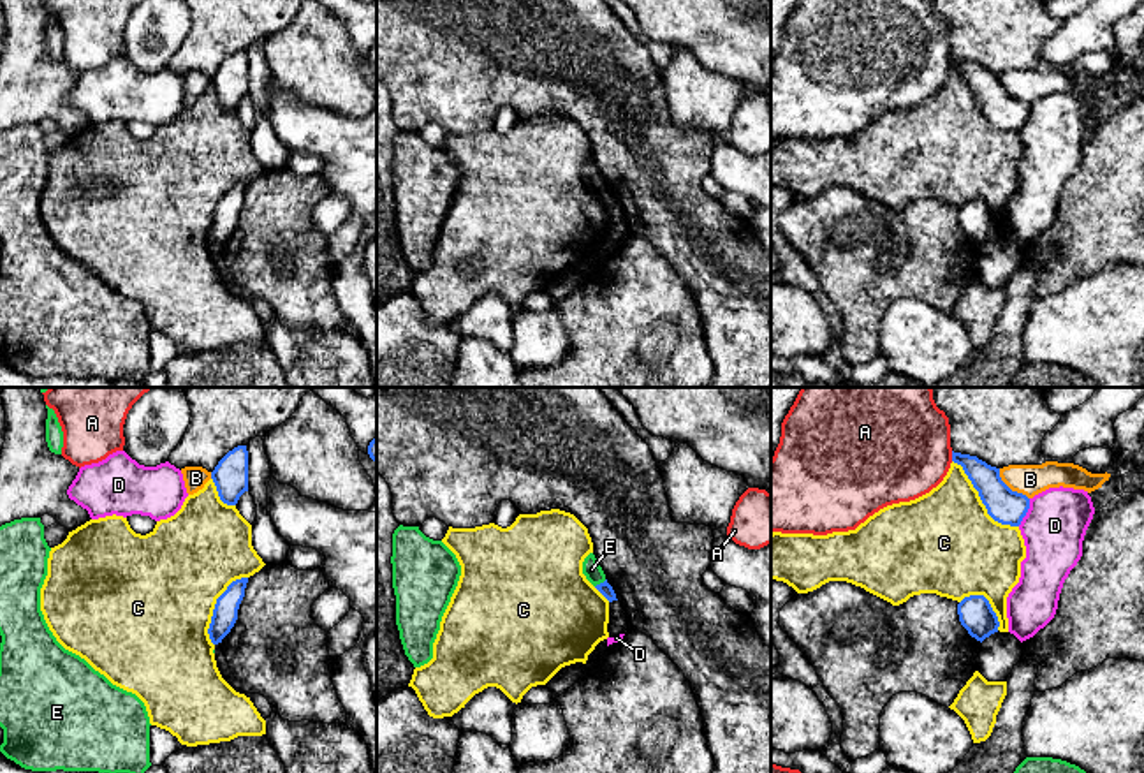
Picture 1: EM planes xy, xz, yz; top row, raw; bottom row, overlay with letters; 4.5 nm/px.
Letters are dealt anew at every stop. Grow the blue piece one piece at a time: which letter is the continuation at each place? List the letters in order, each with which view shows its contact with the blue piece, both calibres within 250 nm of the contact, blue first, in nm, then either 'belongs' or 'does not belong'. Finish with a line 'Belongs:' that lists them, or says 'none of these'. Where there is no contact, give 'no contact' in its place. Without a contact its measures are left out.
A: yz | 140/460 nm | does not belong
B: yz | 160/140 nm | does not belong
C: yz | 160/460 nm | does not belong
D: yz | 160/280 nm | does not belong
E: xz | 60/90 nm | does not belong
Belongs: none of these

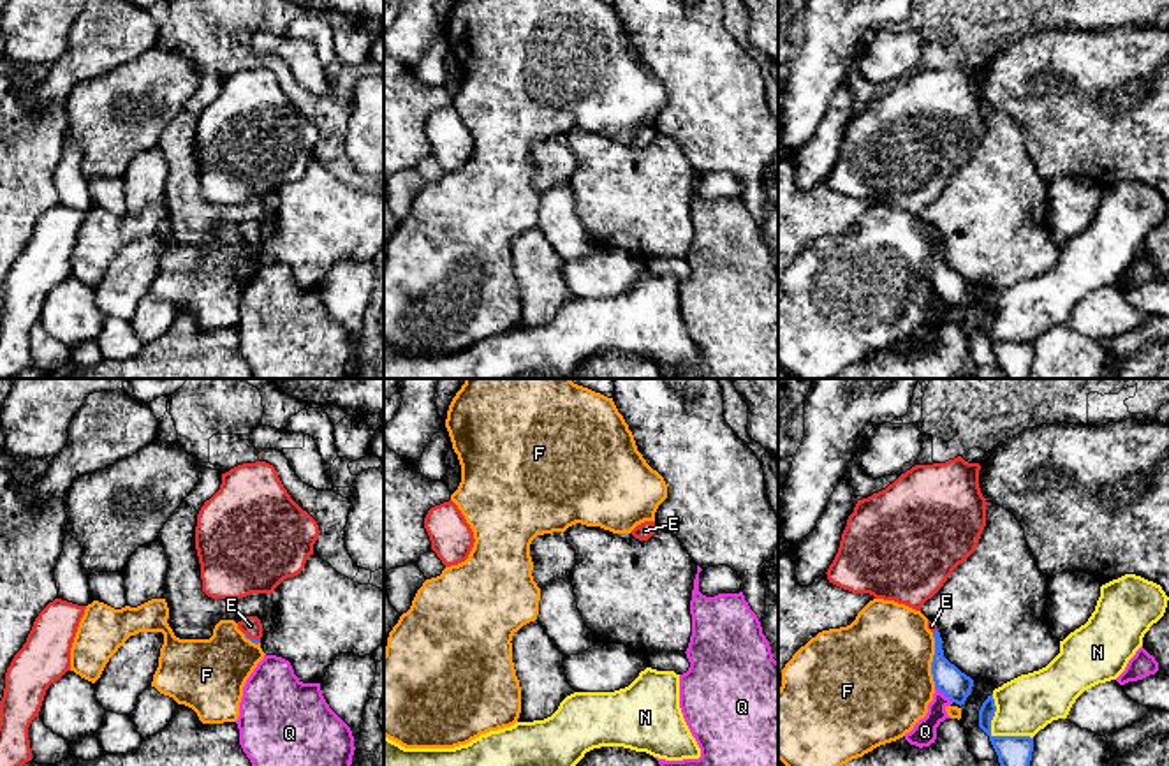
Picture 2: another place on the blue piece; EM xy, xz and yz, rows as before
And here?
E: xy | 20/90 nm | belongs
F: yz | 140/460 nm | does not belong
N: yz | 160/260 nm | does not belong
Q: yz | 140/110 nm | does not belong
Belongs: E

